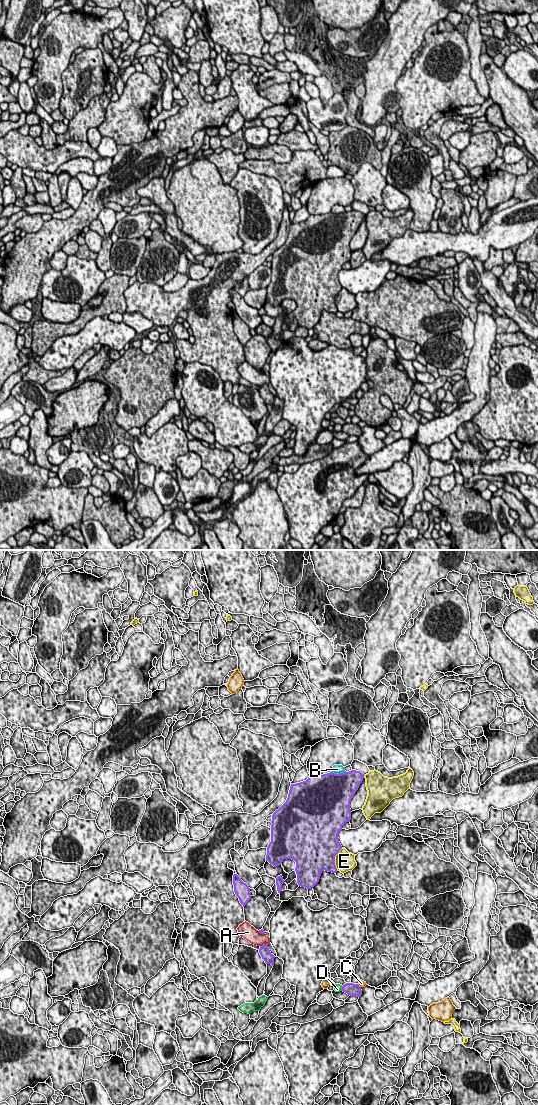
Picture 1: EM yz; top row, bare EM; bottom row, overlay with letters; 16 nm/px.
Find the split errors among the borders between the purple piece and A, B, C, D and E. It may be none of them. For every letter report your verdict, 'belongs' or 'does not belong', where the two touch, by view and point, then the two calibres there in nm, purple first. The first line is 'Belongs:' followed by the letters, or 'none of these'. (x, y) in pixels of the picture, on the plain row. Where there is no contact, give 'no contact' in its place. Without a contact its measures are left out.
Belongs: none of these
A: does not belong | yz (263, 384) | 170/240 nm
B: does not belong | yz (338, 214) | 500/160 nm
C: does not belong | yz (359, 426) | 200/100 nm
D: does not belong | yz (342, 428) | 200/130 nm
E: does not belong | yz (334, 299) | 500/320 nm

